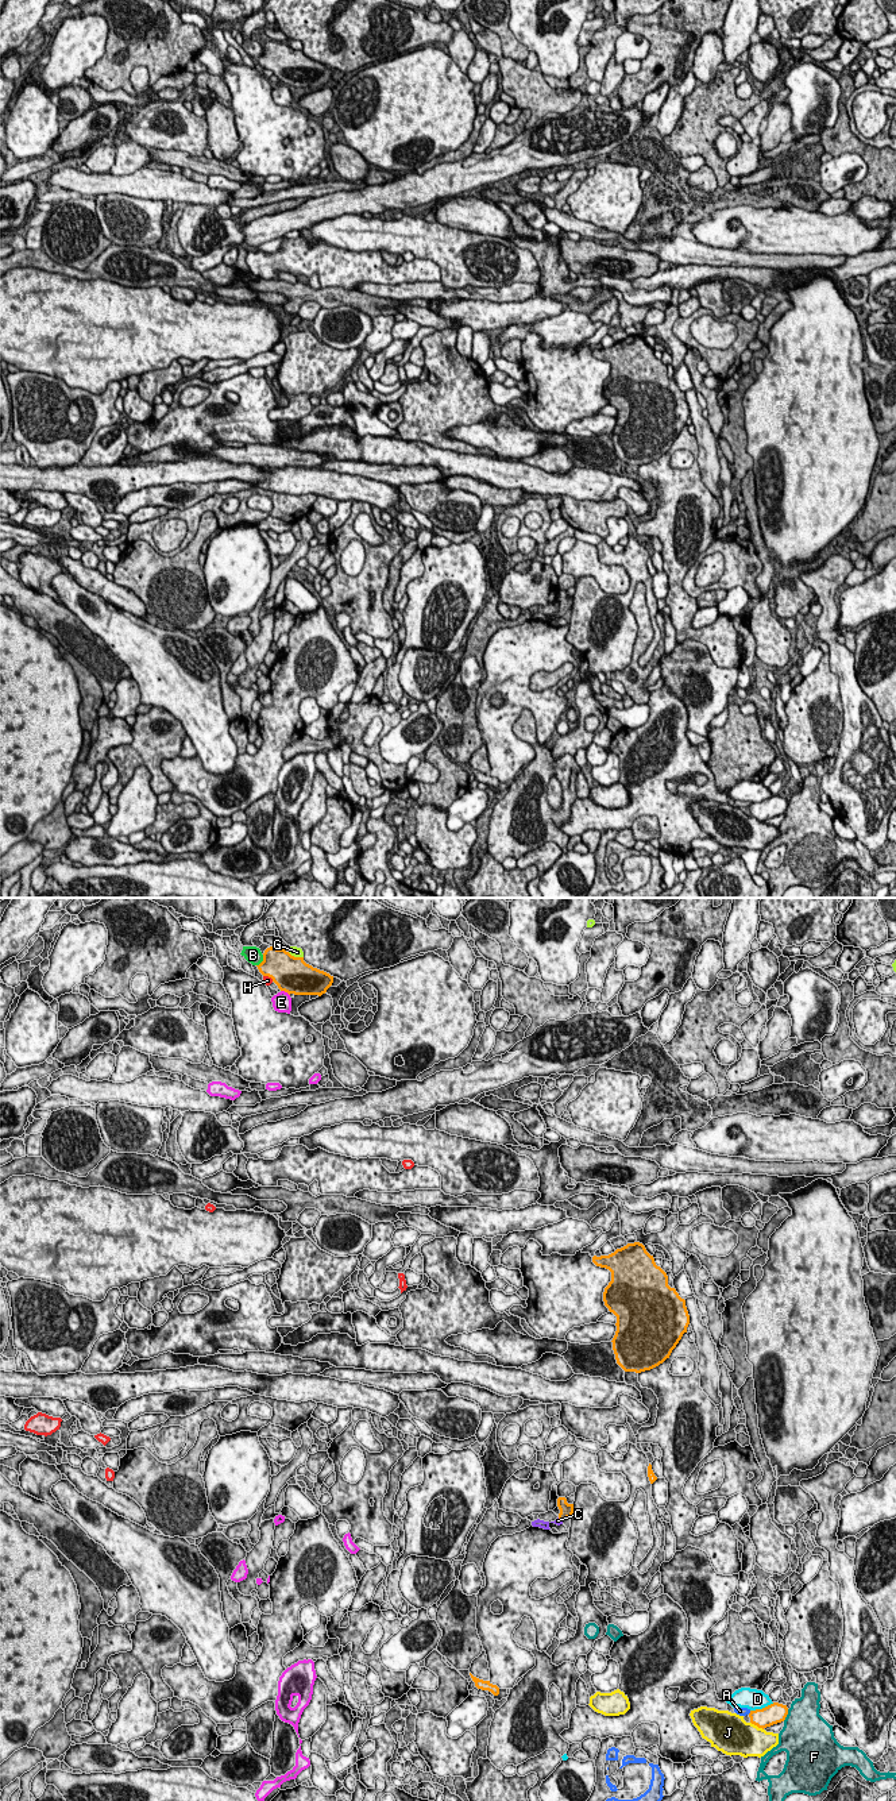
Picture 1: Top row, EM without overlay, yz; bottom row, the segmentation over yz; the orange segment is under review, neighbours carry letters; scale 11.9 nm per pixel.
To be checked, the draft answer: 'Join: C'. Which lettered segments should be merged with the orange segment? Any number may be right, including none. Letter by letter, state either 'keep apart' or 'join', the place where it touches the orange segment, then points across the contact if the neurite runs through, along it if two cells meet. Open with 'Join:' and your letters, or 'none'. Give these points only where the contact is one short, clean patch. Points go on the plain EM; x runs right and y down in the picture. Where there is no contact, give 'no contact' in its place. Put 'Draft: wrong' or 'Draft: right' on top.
Draft: right
Join: C
A: keep apart | yz (750, 805) | along yz (750, 803), (748, 806)
B: keep apart | yz (263, 53)
C: join | yz (560, 612) | across yz (566, 602), (560, 612), (557, 613)
D: keep apart | yz (763, 801)
E: keep apart | yz (285, 84)
F: keep apart | yz (787, 806)
G: keep apart | yz (296, 50)
H: keep apart | yz (269, 69)
J: keep apart | yz (757, 818)

